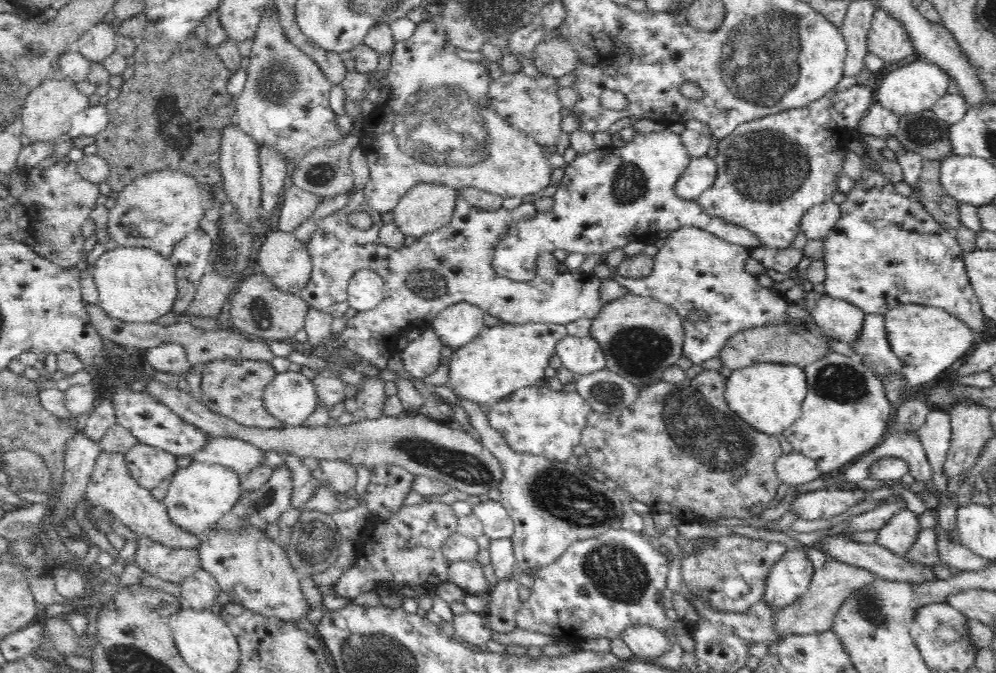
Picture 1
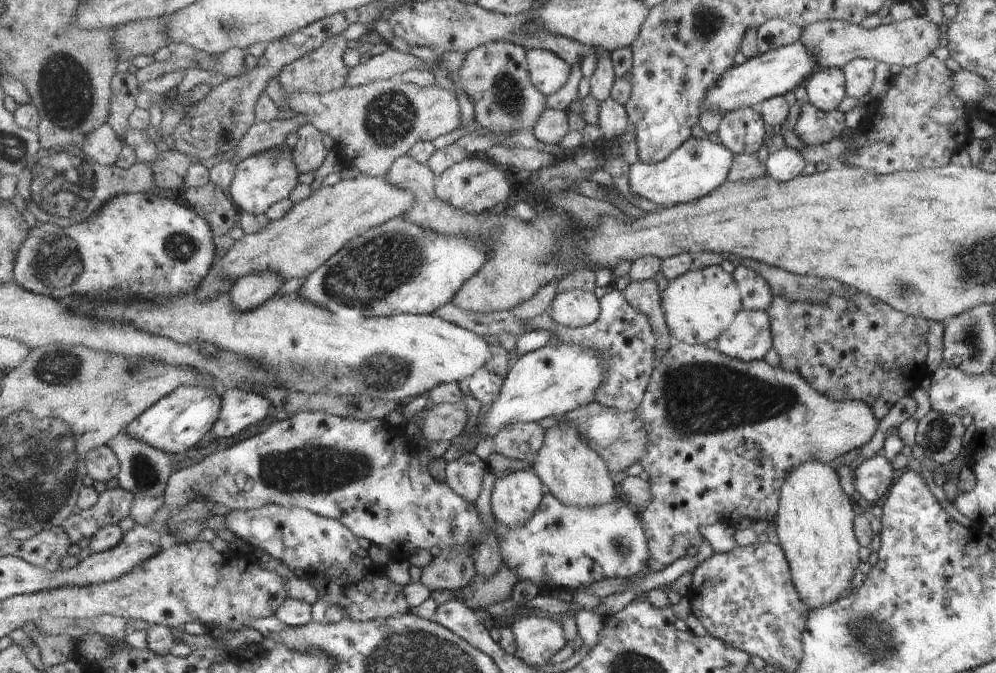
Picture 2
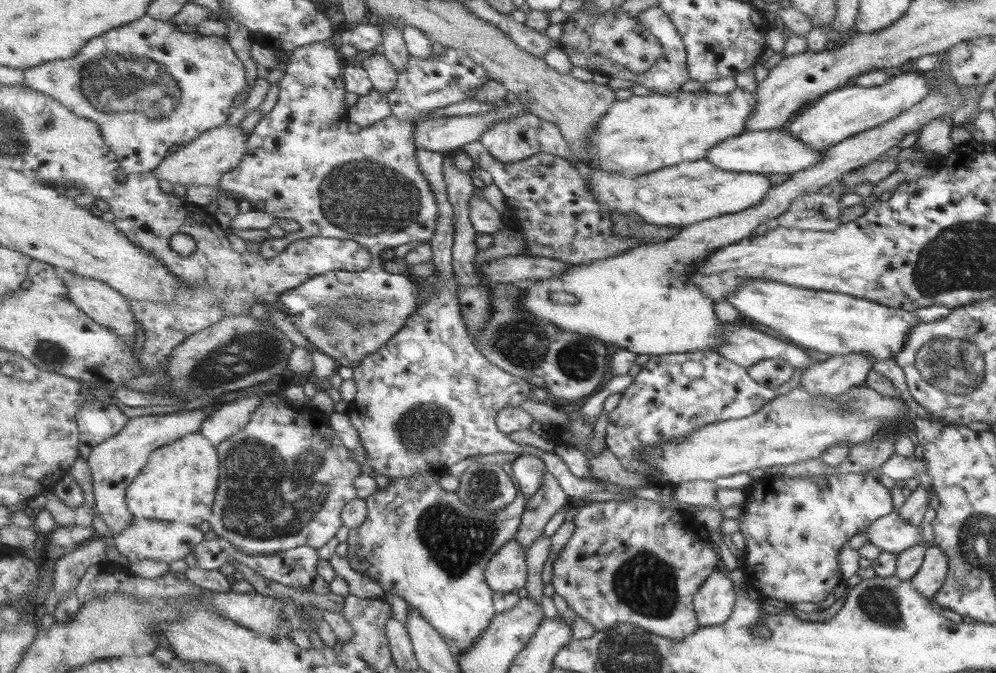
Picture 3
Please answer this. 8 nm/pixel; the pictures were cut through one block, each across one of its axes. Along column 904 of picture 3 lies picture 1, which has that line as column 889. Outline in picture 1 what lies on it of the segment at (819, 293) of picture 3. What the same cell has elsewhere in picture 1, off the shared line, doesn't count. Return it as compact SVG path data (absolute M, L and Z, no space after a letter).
M899 304L885 314L886 332L892 350L903 362L907 389L933 385L954 362L974 351L979 340L969 326L944 309L919 304Z

